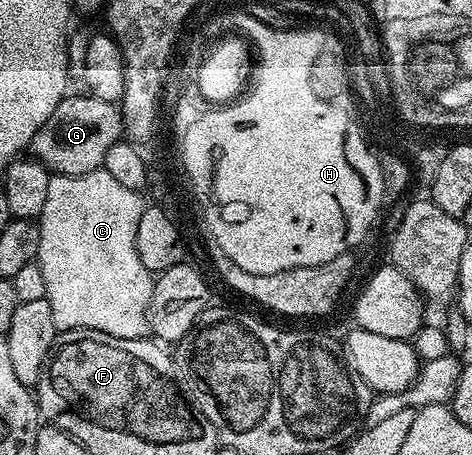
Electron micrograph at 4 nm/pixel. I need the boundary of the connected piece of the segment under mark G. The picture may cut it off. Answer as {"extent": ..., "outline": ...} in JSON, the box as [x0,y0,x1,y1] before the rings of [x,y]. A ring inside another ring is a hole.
{"extent":[31,93,123,175],"outline":[[[88,93],[80,94],[70,94],[61,100],[55,113],[51,113],[39,133],[35,133],[31,144],[32,158],[55,175],[82,175],[98,170],[104,164],[107,149],[123,135],[121,109],[117,103],[99,101],[99,97]]]}

